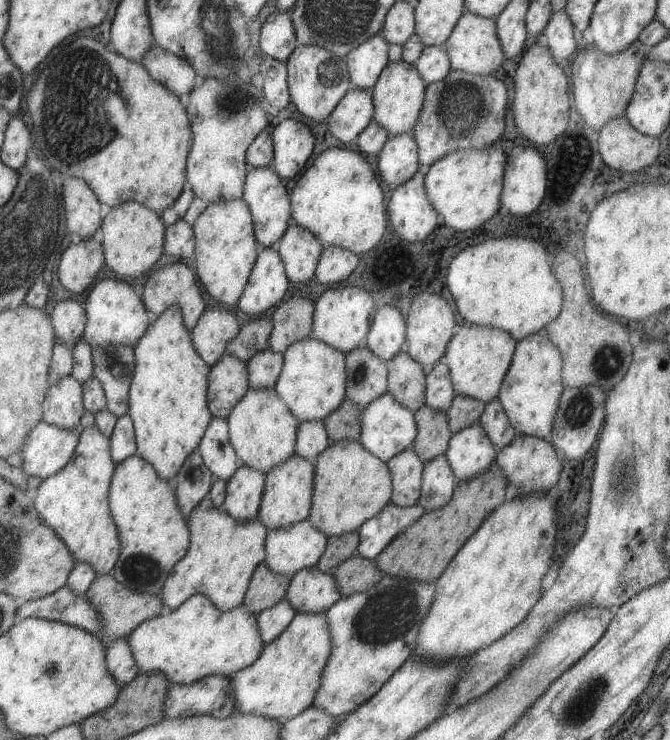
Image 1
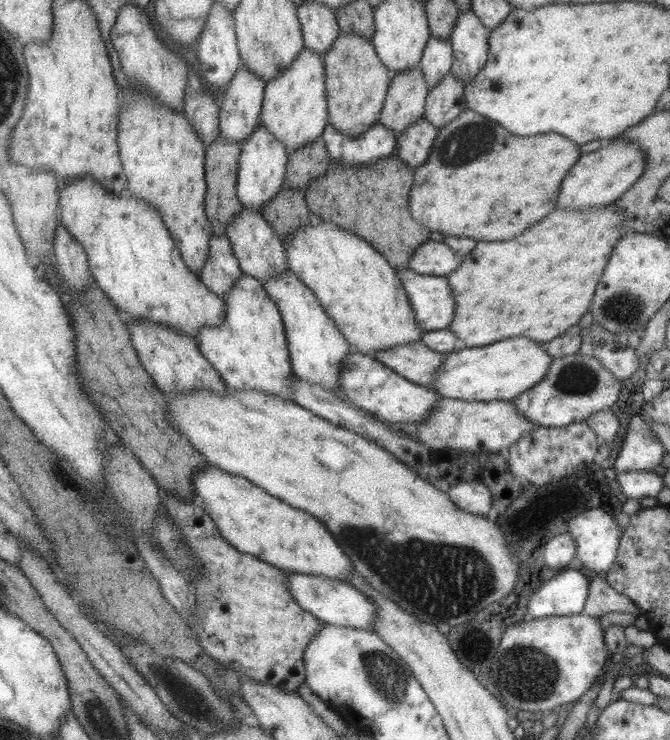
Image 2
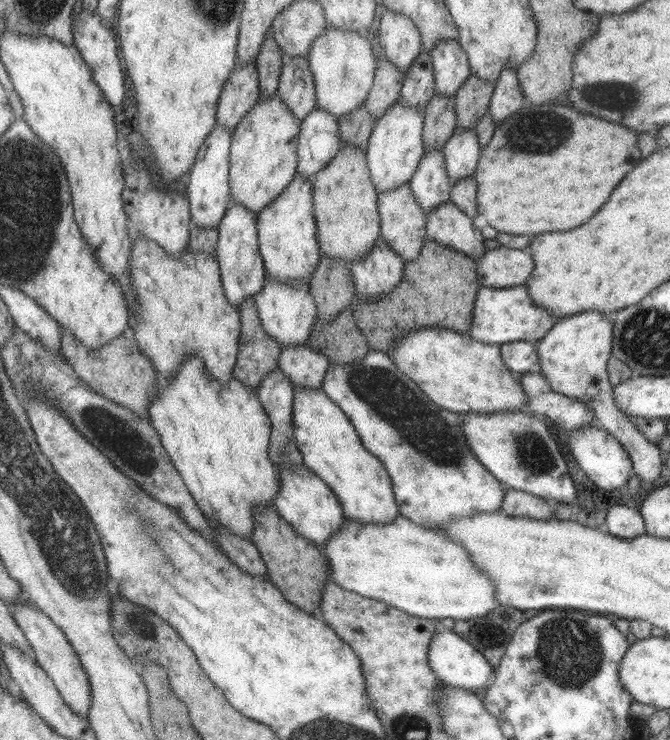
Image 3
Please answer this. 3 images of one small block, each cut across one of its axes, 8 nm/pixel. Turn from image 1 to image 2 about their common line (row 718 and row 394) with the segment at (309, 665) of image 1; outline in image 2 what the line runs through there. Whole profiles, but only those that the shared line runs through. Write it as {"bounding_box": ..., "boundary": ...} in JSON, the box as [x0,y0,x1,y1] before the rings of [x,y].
{"bounding_box":[195,273,293,399],"boundary":[[[241,273],[234,284],[235,286],[231,286],[227,290],[227,294],[223,296],[225,320],[215,328],[201,326],[201,330],[197,331],[195,339],[198,343],[199,353],[217,371],[217,374],[228,388],[234,388],[235,390],[255,389],[290,399],[290,376],[293,374],[289,365],[289,352],[287,351],[279,310],[267,297],[261,282],[256,278]]]}

